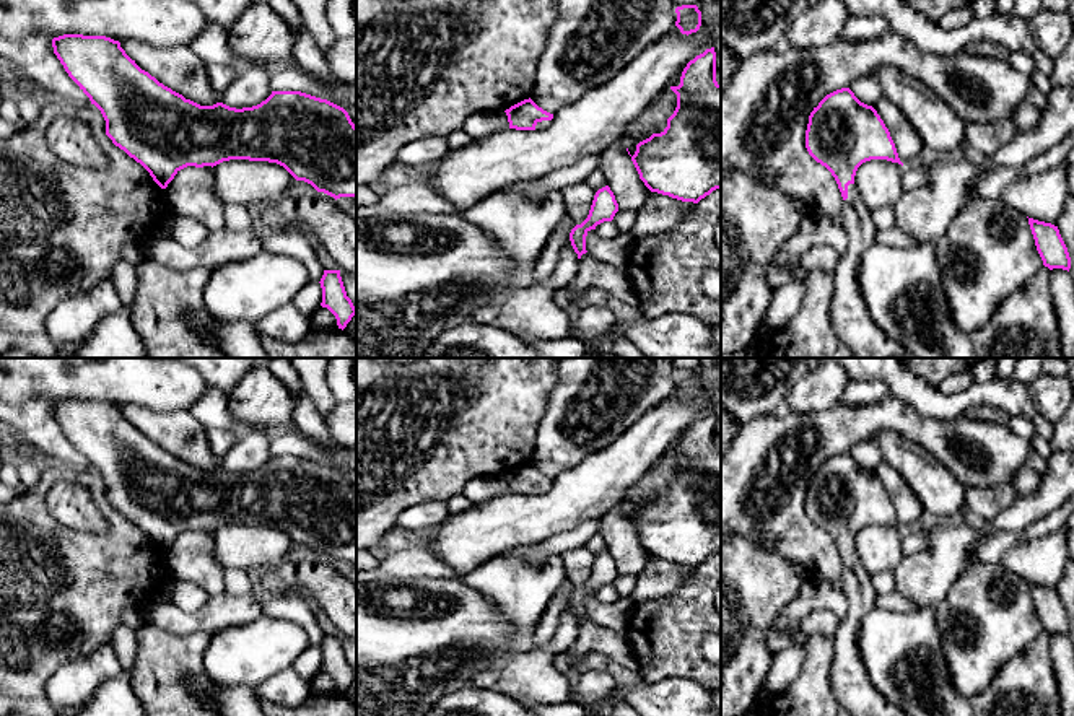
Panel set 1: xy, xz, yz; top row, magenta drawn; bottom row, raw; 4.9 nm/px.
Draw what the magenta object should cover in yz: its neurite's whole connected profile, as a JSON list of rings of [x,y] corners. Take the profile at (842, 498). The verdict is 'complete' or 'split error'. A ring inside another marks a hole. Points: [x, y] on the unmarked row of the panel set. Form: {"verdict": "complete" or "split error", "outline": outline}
{"verdict": "split error", "outline": [[[841,452],[827,459],[810,477],[806,513],[832,537],[843,561],[838,586],[848,597],[848,613],[833,636],[830,672],[836,701],[851,716],[908,716],[871,683],[858,649],[859,623],[877,607],[879,594],[854,552],[854,540],[871,524],[903,530],[888,493],[872,470],[861,467],[849,452]]]}

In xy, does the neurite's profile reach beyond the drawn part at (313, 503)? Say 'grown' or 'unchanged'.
unchanged

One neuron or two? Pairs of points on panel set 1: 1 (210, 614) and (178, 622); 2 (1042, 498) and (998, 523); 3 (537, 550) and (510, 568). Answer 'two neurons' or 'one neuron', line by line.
1: one neuron
2: one neuron
3: two neurons

